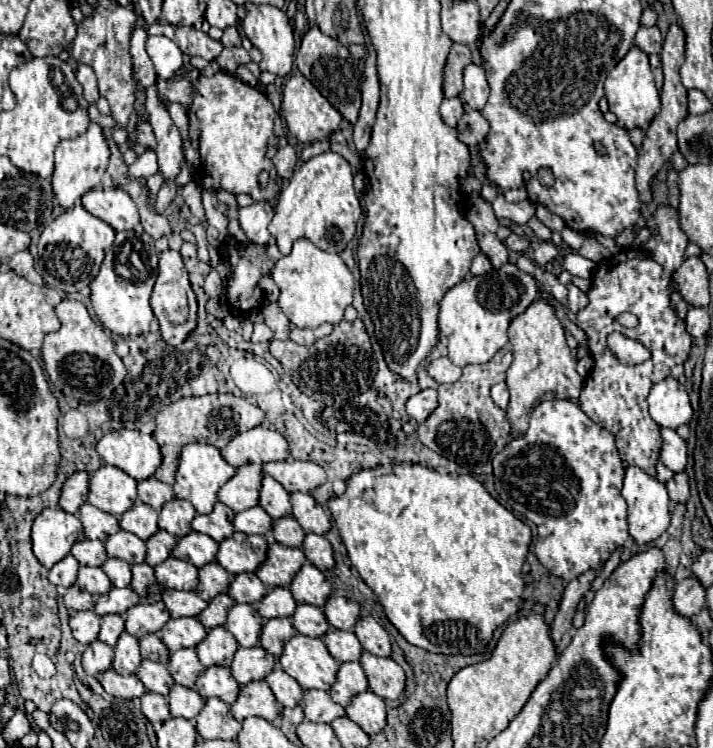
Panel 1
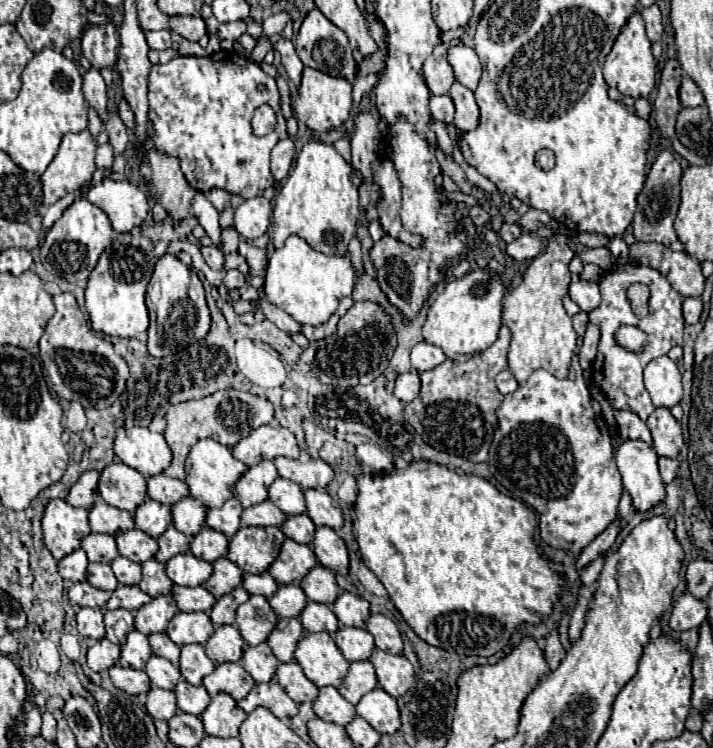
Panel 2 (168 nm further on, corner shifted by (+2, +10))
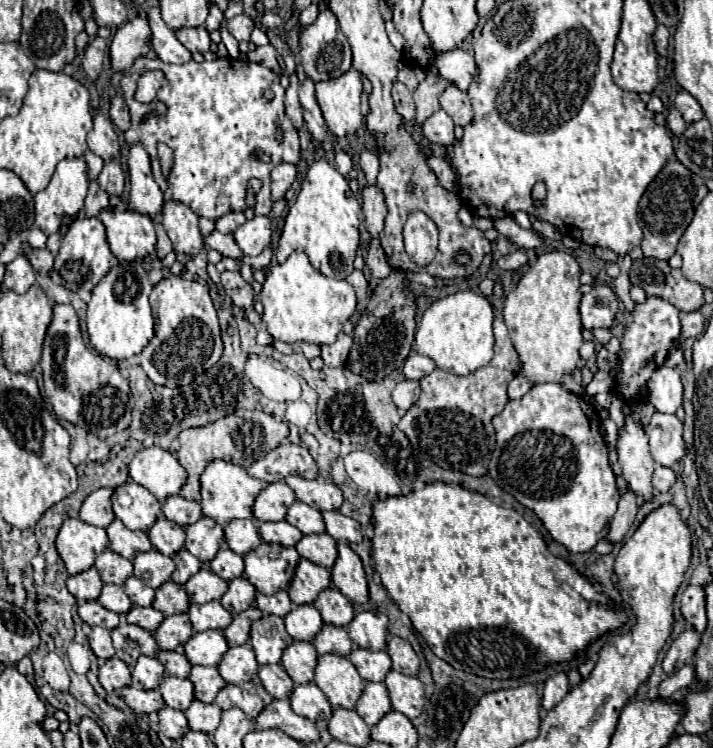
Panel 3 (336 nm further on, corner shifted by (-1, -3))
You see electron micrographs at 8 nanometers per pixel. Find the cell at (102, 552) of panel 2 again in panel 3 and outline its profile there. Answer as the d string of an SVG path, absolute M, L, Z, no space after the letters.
M106 549L96 557L96 569L100 571L104 583L122 585L132 575L132 561Z

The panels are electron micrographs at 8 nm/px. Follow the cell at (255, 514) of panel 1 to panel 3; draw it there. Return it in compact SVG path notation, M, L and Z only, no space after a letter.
M276 521L276 523L260 523L260 537L266 543L294 547L304 537L304 533L294 525L290 525L288 521Z

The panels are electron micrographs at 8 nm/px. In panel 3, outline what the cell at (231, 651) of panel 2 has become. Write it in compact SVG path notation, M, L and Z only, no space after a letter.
M250 643L240 645L240 647L230 647L218 665L222 679L232 685L252 681L258 675L258 669L260 669L260 665L254 657Z

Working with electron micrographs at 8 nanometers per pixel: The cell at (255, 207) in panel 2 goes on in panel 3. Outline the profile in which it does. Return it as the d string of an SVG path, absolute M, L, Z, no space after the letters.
M254 217L240 225L234 233L234 239L244 255L258 255L270 243L270 219L268 217Z

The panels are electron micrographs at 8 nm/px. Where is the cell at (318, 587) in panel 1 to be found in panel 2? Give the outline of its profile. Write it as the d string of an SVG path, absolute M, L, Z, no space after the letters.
M317 564L313 570L309 570L309 574L301 580L299 586L303 588L303 592L307 594L309 600L321 602L321 604L333 604L341 592L335 582L335 572L321 564Z

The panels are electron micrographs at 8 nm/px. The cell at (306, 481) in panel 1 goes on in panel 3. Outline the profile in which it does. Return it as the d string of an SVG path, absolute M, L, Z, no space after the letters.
M290 475L284 481L292 487L298 501L318 507L320 511L336 511L344 503L342 491L332 481L322 483L318 479L304 479L298 475Z

